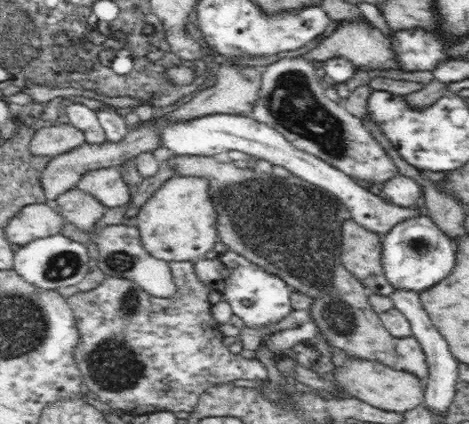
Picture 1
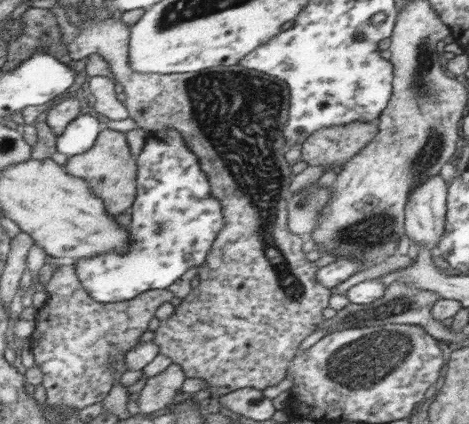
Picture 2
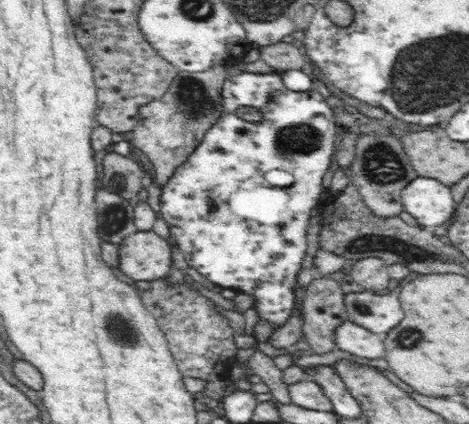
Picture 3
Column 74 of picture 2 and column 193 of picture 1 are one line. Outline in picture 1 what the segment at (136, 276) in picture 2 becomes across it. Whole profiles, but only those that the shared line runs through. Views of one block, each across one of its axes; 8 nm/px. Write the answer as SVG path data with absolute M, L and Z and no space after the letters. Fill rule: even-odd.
M234 251L217 254L210 259L206 257L193 260L194 272L208 288L216 290L222 300L230 304L233 314L241 318L248 328L262 328L268 324L276 324L293 311L291 294L293 288L281 278L260 268L257 264L246 260ZM242 300L252 300L251 306L245 306Z

